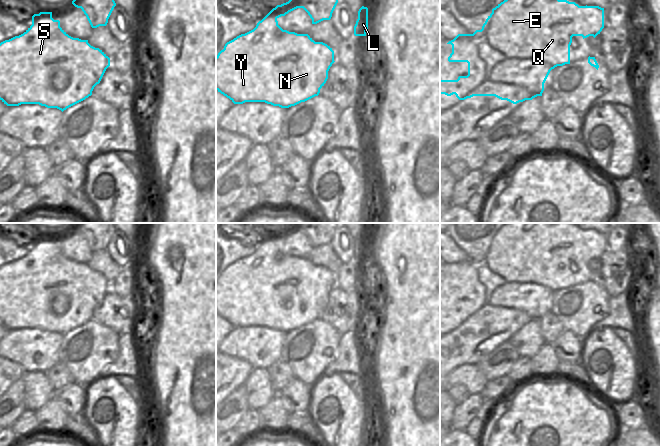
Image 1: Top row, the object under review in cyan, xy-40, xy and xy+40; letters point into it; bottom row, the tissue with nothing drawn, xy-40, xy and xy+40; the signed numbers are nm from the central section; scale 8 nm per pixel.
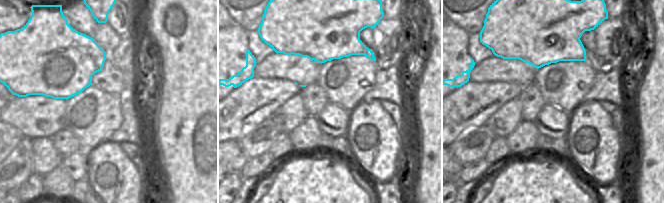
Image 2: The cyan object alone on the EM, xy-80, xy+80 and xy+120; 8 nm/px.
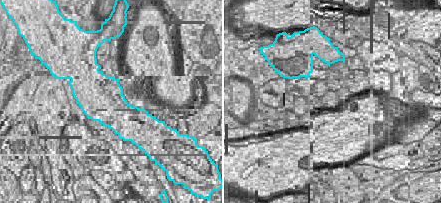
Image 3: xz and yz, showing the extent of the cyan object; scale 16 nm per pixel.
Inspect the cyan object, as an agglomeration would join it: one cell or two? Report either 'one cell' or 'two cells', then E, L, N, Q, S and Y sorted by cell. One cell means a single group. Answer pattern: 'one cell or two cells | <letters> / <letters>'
one cell | E L N Q S Y

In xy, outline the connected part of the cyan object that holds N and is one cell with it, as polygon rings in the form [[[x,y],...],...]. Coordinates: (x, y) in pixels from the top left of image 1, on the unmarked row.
[[[290,223],[288,226],[281,229],[277,229],[273,232],[261,245],[259,245],[256,251],[245,257],[237,260],[233,264],[227,266],[224,270],[224,273],[221,274],[216,280],[216,314],[229,322],[234,328],[243,328],[245,326],[265,326],[273,330],[279,330],[281,332],[289,332],[295,330],[301,326],[305,326],[315,320],[318,320],[320,313],[324,310],[328,303],[328,295],[334,285],[334,275],[330,270],[323,266],[315,266],[308,258],[297,258],[295,256],[289,256],[283,254],[279,249],[277,243],[281,240],[285,240],[289,236],[297,233],[303,232],[310,242],[312,243],[312,248],[317,248],[323,244],[330,244],[332,237],[338,227],[338,223]]]

